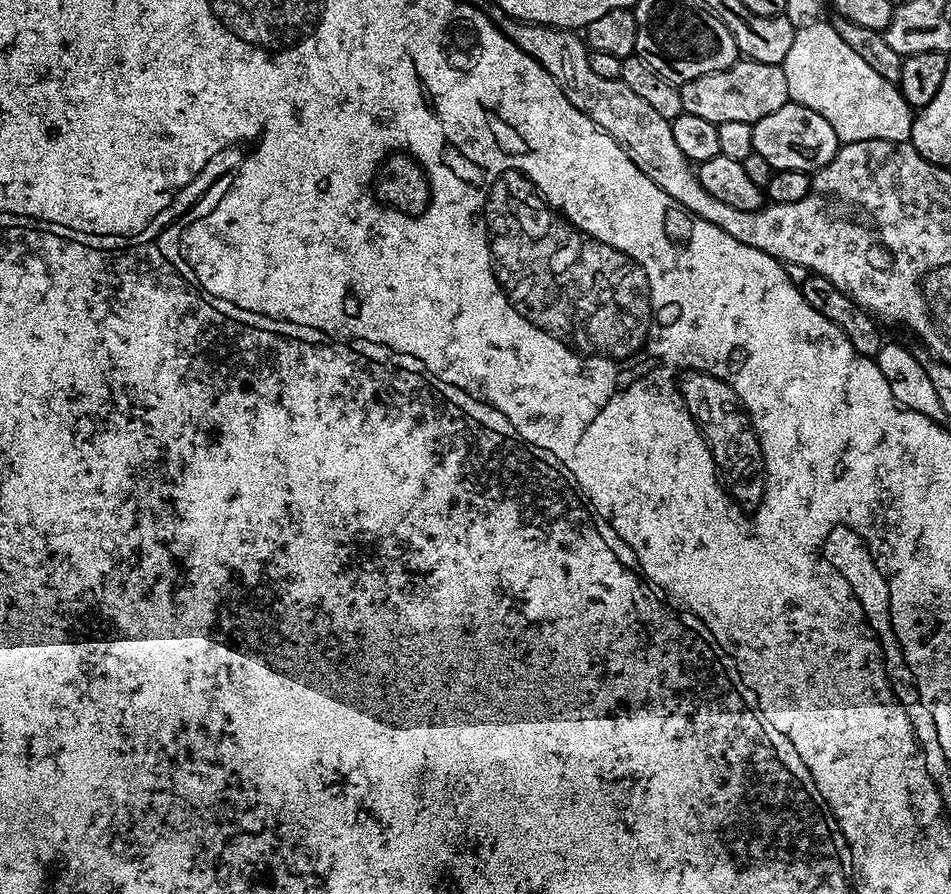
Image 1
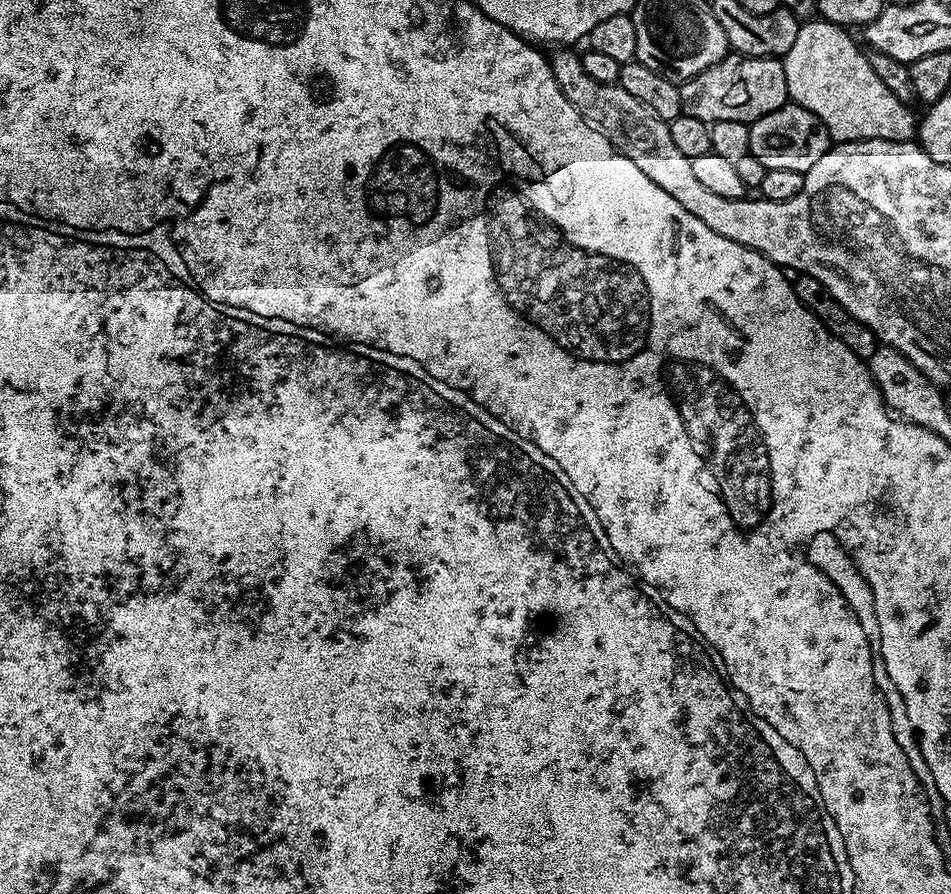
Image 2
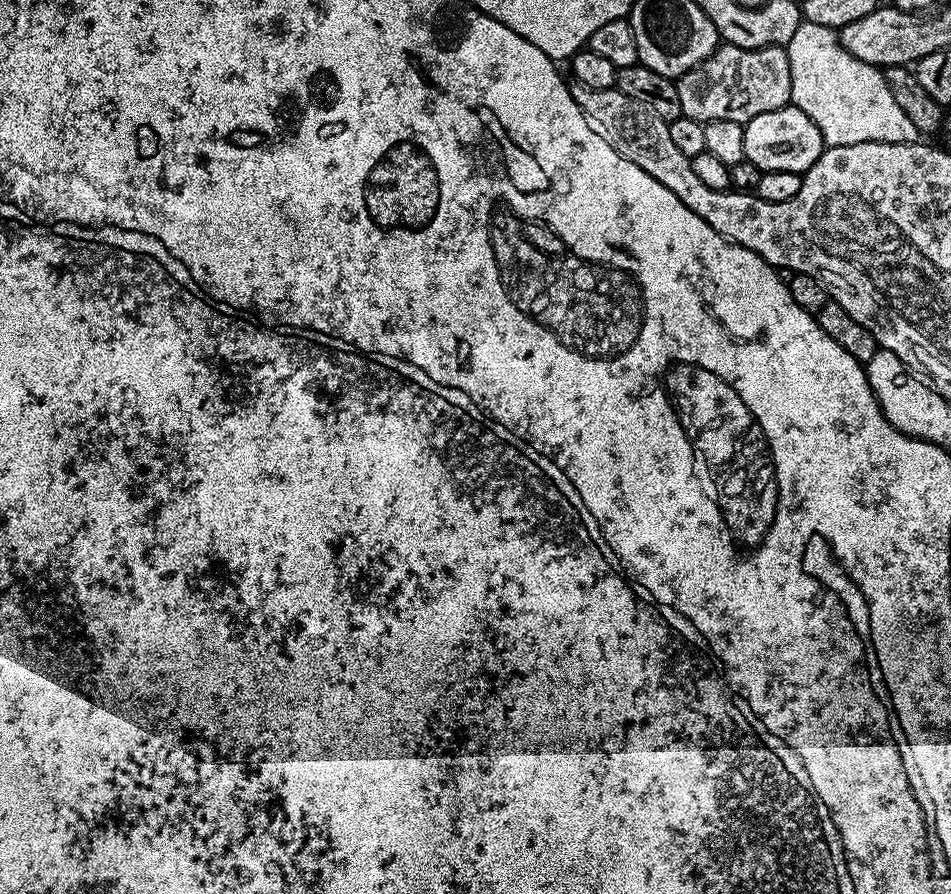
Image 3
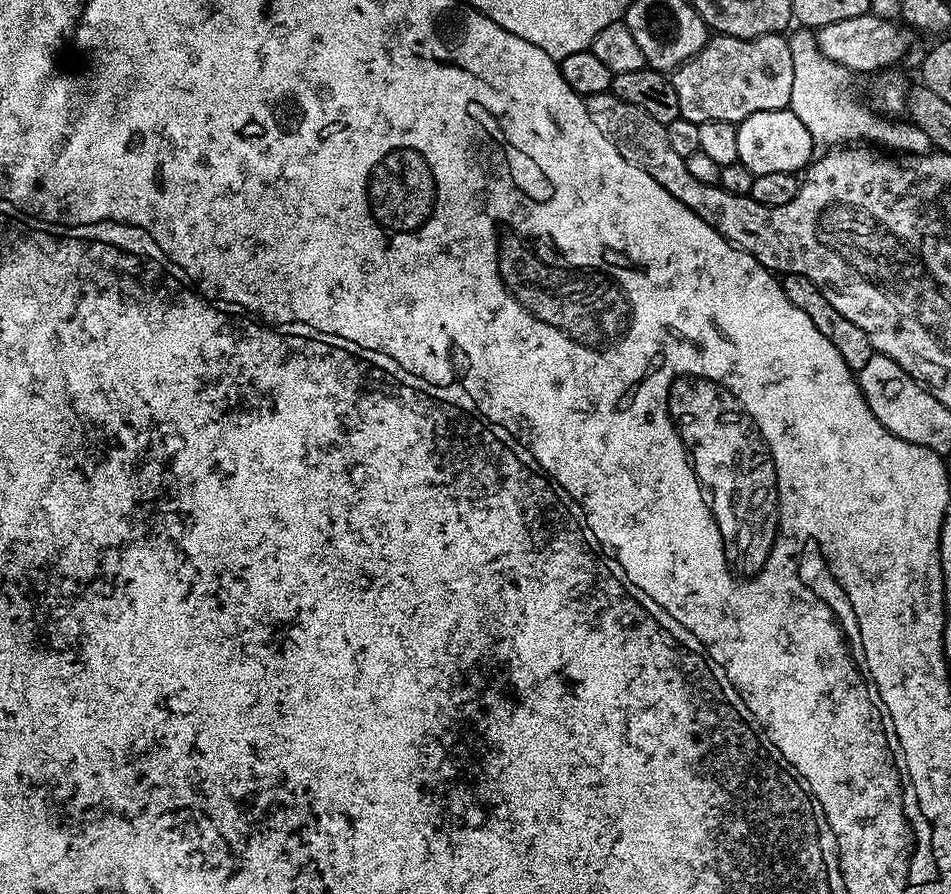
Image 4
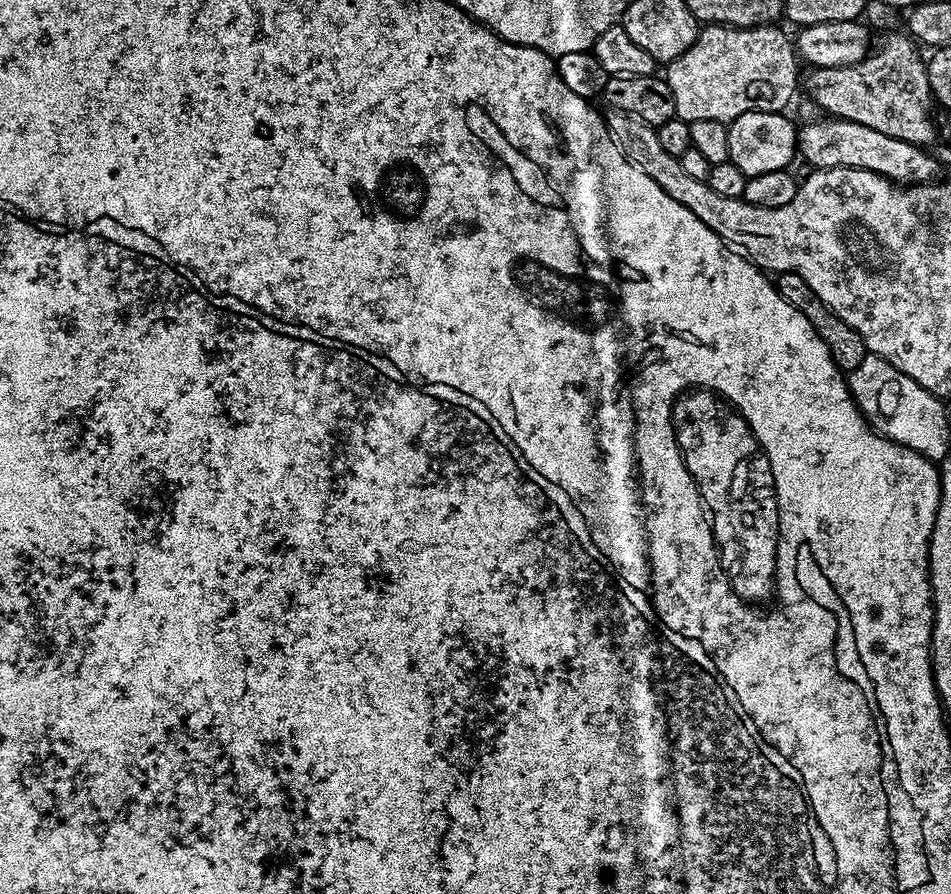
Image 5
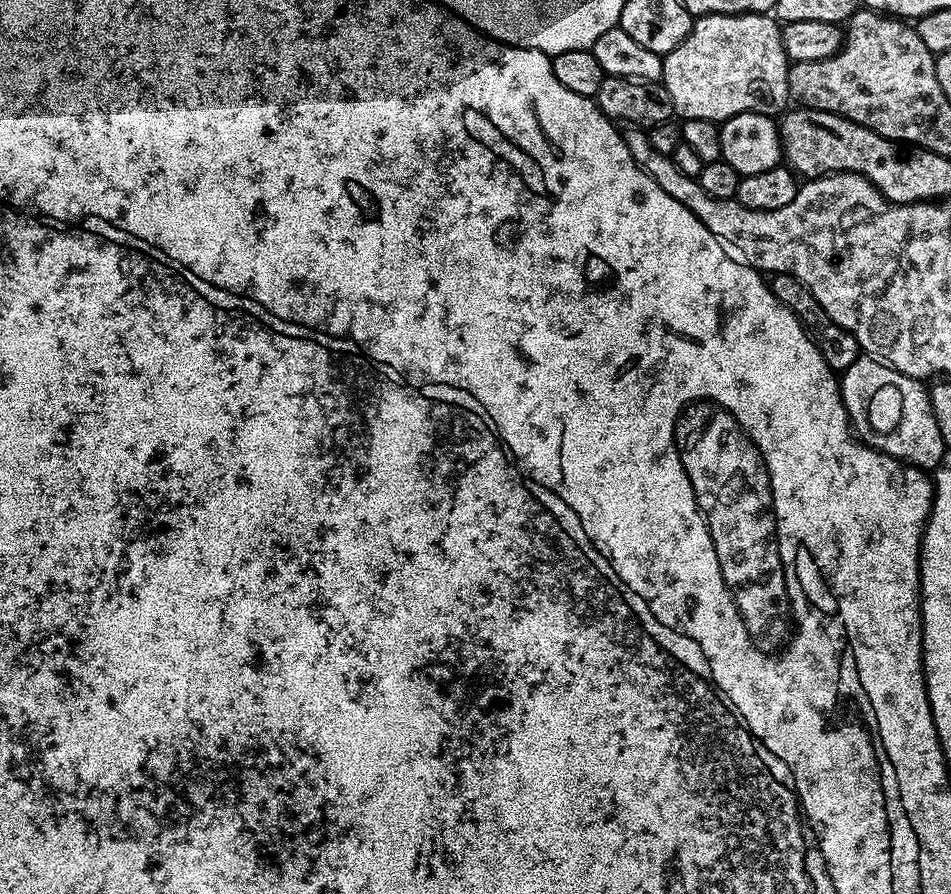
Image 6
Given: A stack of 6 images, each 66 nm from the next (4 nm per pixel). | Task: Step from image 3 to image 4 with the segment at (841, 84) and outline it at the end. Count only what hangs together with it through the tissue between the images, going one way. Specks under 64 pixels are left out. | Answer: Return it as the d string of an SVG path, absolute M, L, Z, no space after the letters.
M795 29L789 35L788 45L794 61L793 89L788 108L801 119L806 130L809 130L813 143L842 146L866 138L907 155L927 155L931 151L932 143L918 127L906 120L893 123L890 121L893 119L876 113L871 107L868 109L862 106L846 92L852 74L847 68L822 54L816 35L811 29Z

